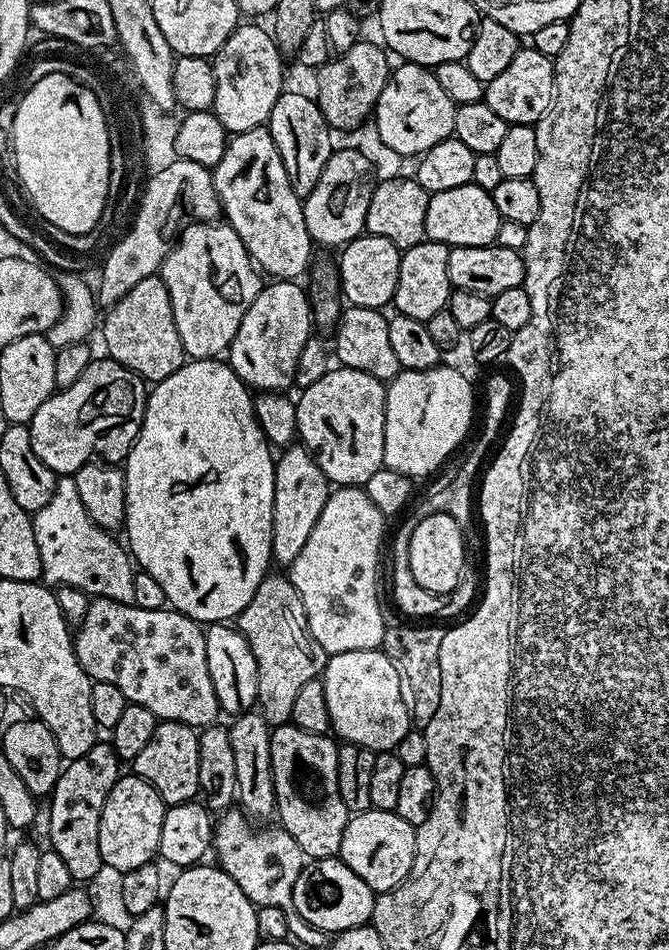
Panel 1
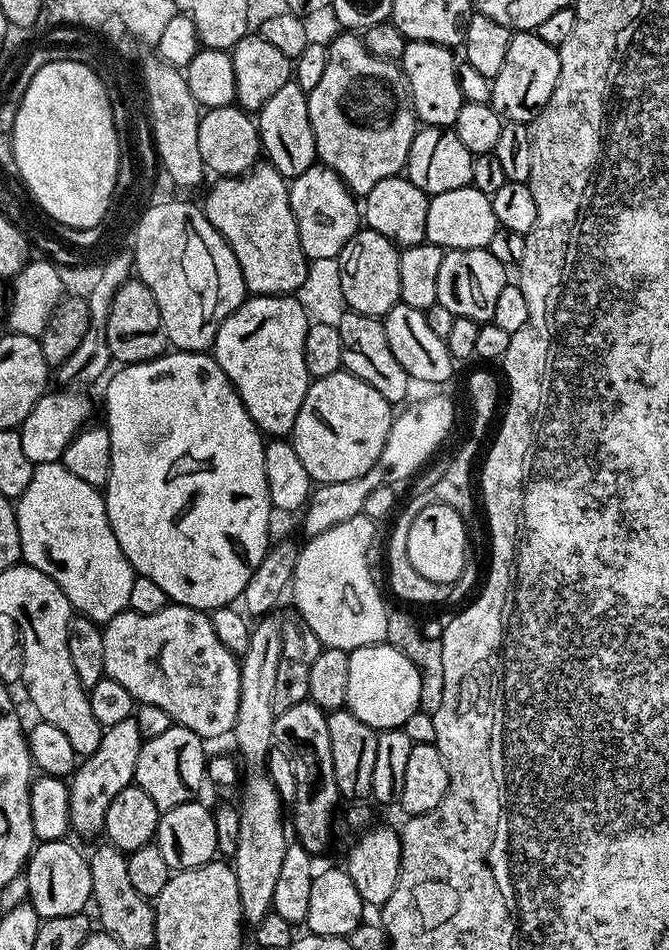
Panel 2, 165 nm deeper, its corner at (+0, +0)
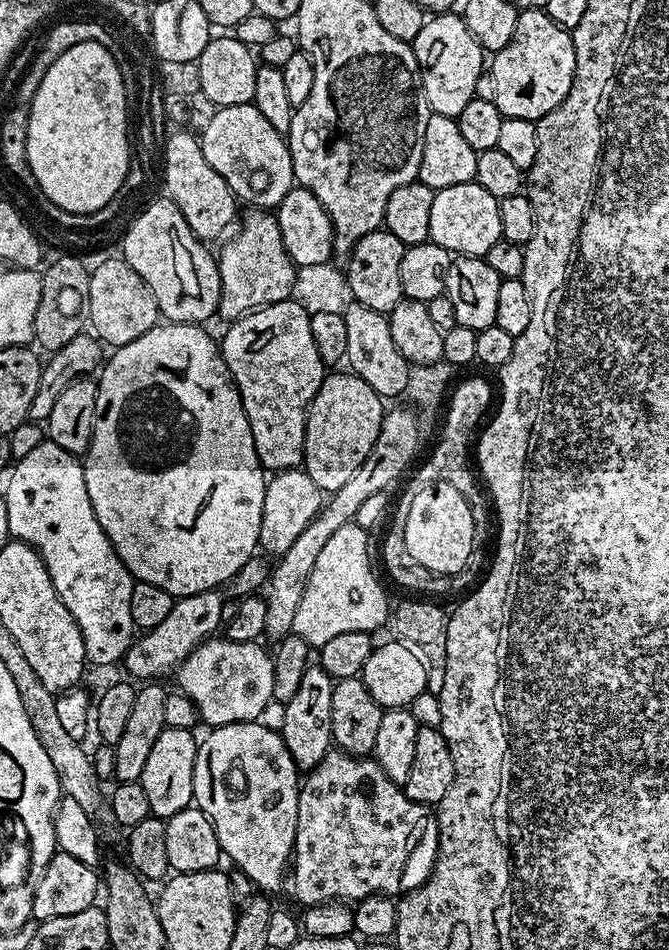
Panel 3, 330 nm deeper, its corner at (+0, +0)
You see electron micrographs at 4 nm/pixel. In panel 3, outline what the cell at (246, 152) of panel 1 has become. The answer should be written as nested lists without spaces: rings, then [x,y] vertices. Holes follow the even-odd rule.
[[[248,210],[245,216],[243,213],[235,232],[236,237],[221,252],[218,252],[220,266],[220,307],[218,316],[219,319],[224,319],[224,322],[238,320],[248,312],[265,308],[267,304],[277,304],[289,299],[293,295],[292,287],[296,280],[297,267],[292,263],[290,254],[286,254],[286,246],[282,242],[282,230],[271,211]]]

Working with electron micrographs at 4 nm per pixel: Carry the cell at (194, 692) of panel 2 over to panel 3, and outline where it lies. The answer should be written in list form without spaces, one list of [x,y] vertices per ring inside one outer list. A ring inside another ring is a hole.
[[[209,638],[180,663],[174,673],[175,687],[184,692],[200,712],[200,719],[212,728],[227,724],[247,724],[261,719],[273,703],[274,659],[260,642],[234,642],[227,638]]]

